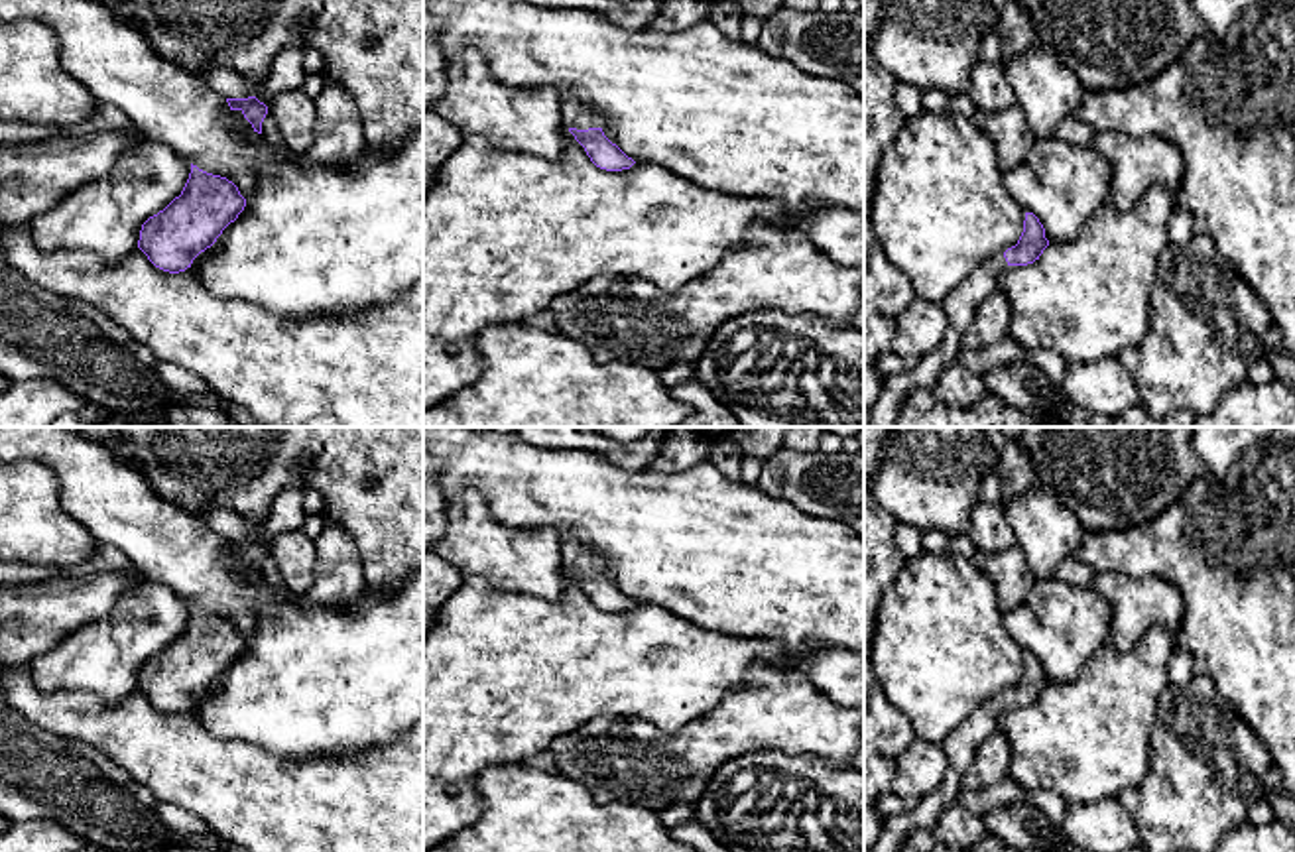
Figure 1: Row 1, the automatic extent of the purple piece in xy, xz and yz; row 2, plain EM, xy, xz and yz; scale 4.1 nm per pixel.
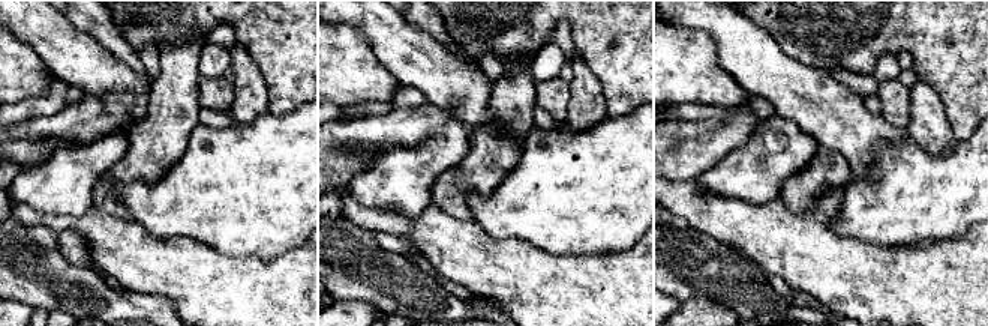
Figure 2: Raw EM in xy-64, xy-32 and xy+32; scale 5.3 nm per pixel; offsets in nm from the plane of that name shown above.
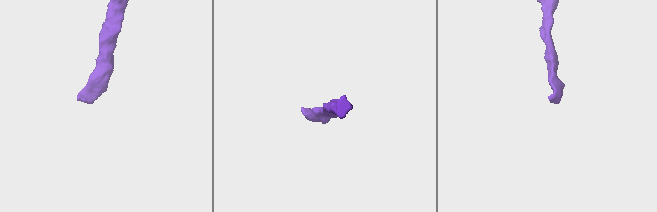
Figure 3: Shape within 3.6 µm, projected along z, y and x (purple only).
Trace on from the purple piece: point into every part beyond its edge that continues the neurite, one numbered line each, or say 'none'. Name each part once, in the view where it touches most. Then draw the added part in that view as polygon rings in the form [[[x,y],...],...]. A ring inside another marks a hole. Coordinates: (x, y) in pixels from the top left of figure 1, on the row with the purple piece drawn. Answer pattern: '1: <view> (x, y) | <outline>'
1: xz (577, 117) | [[[563,98],[563,126],[588,130],[602,128],[602,118],[588,106],[581,106],[575,98]]]

